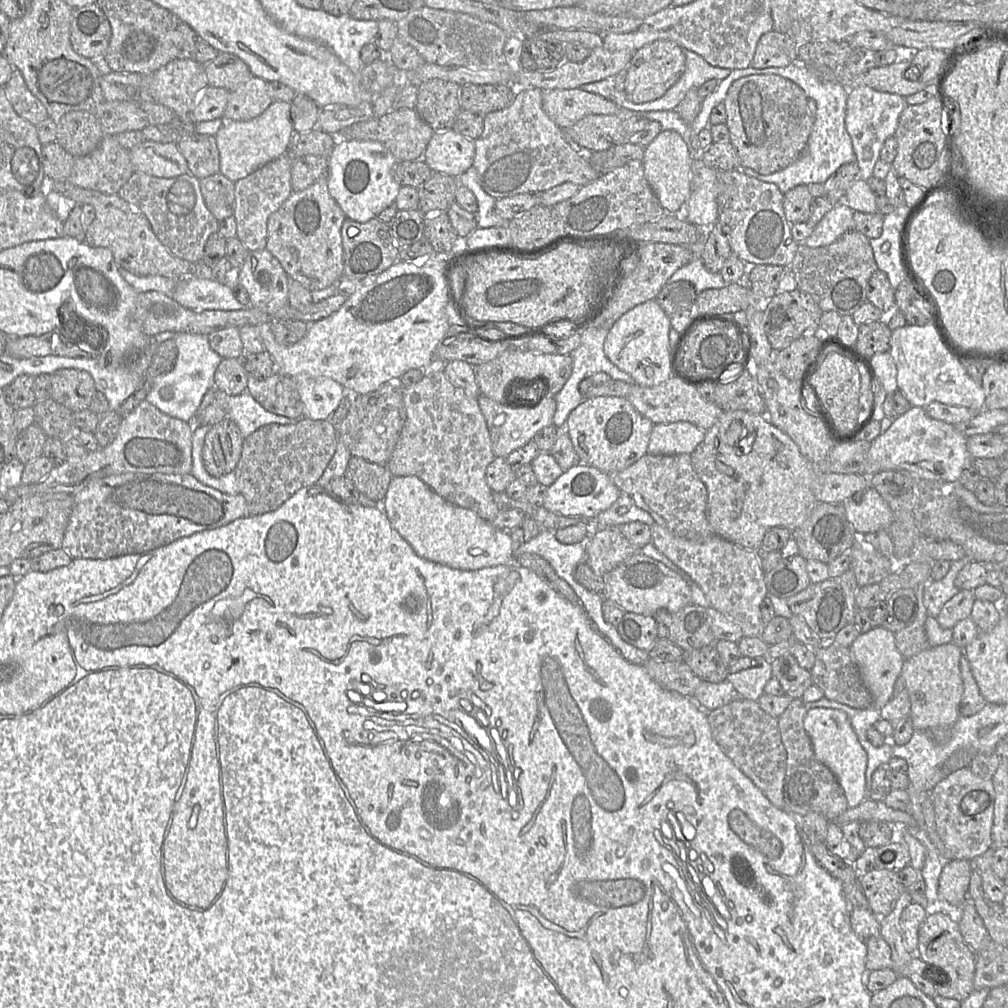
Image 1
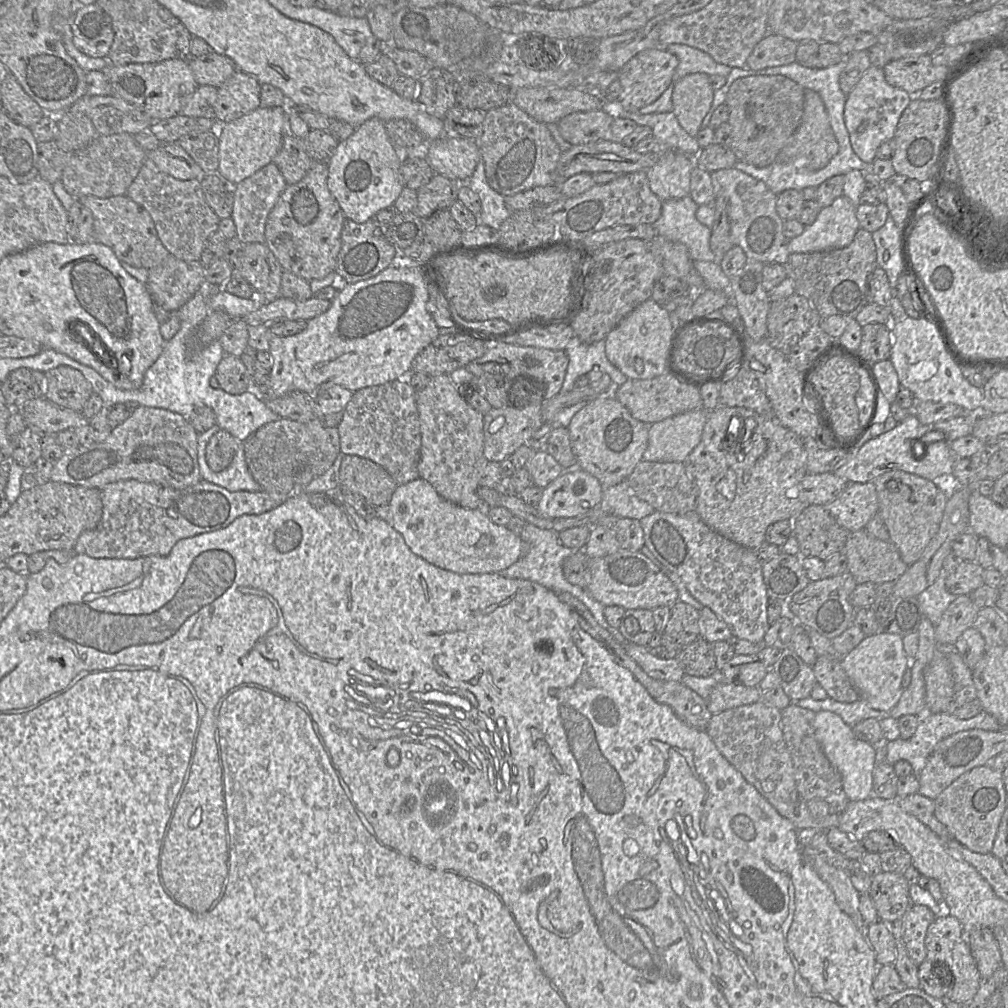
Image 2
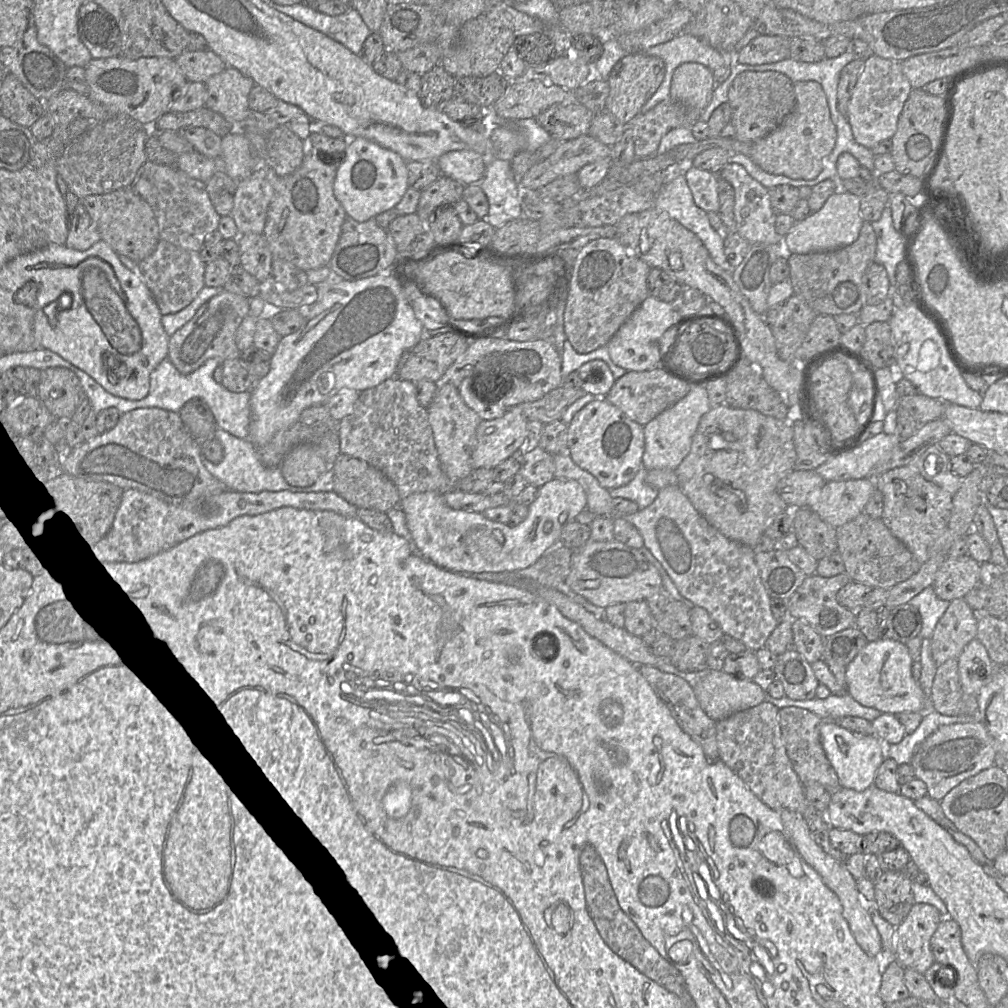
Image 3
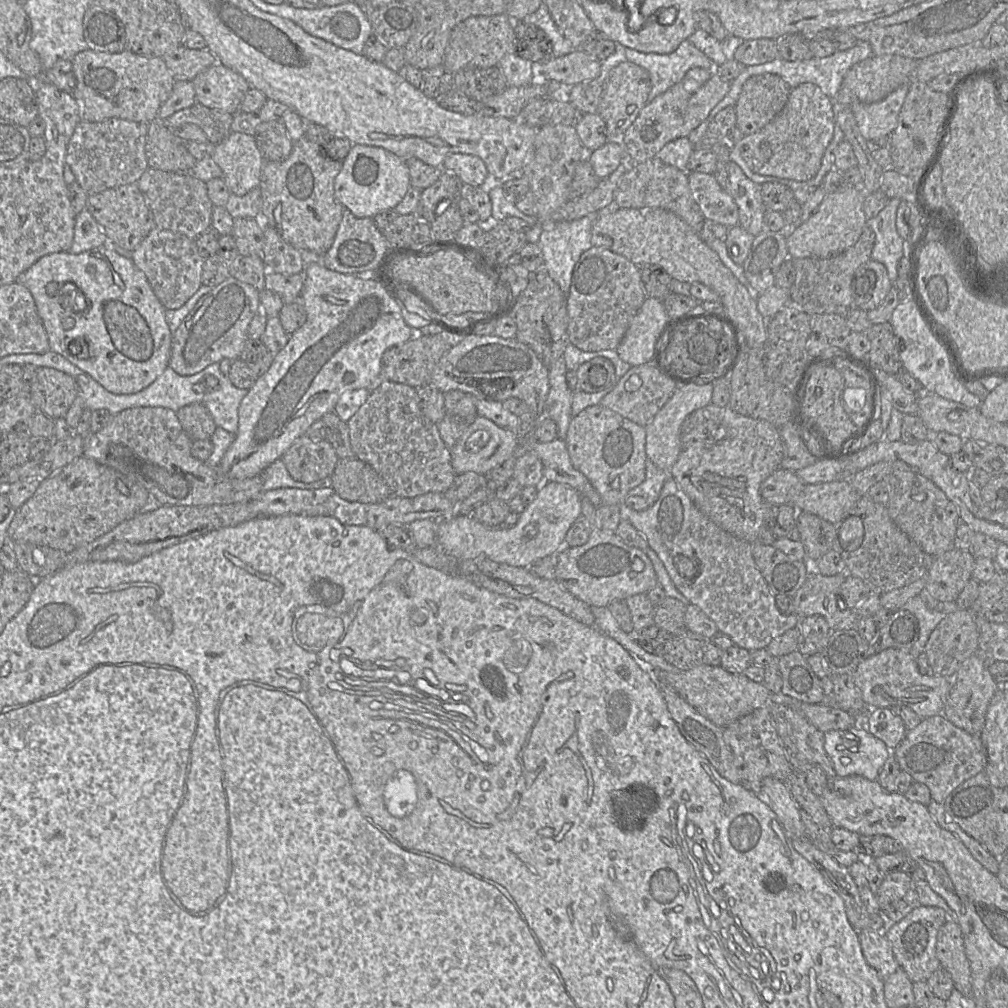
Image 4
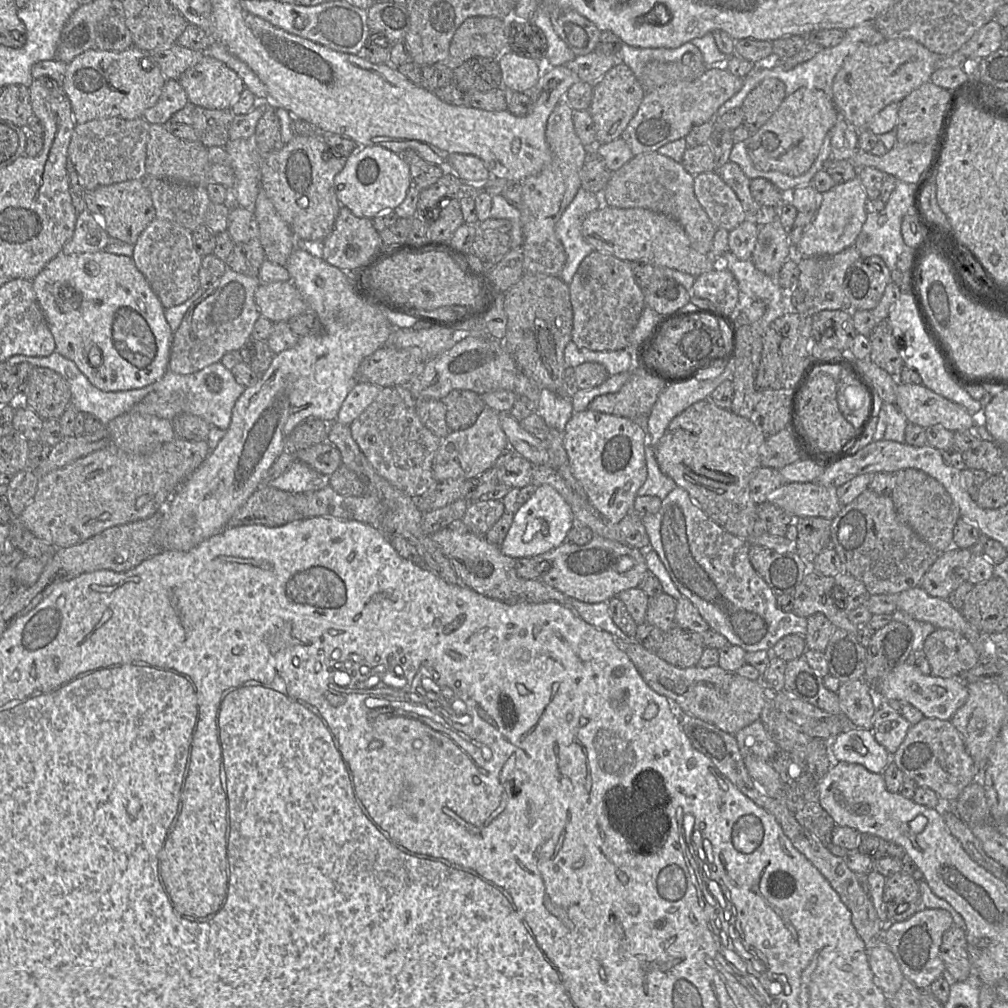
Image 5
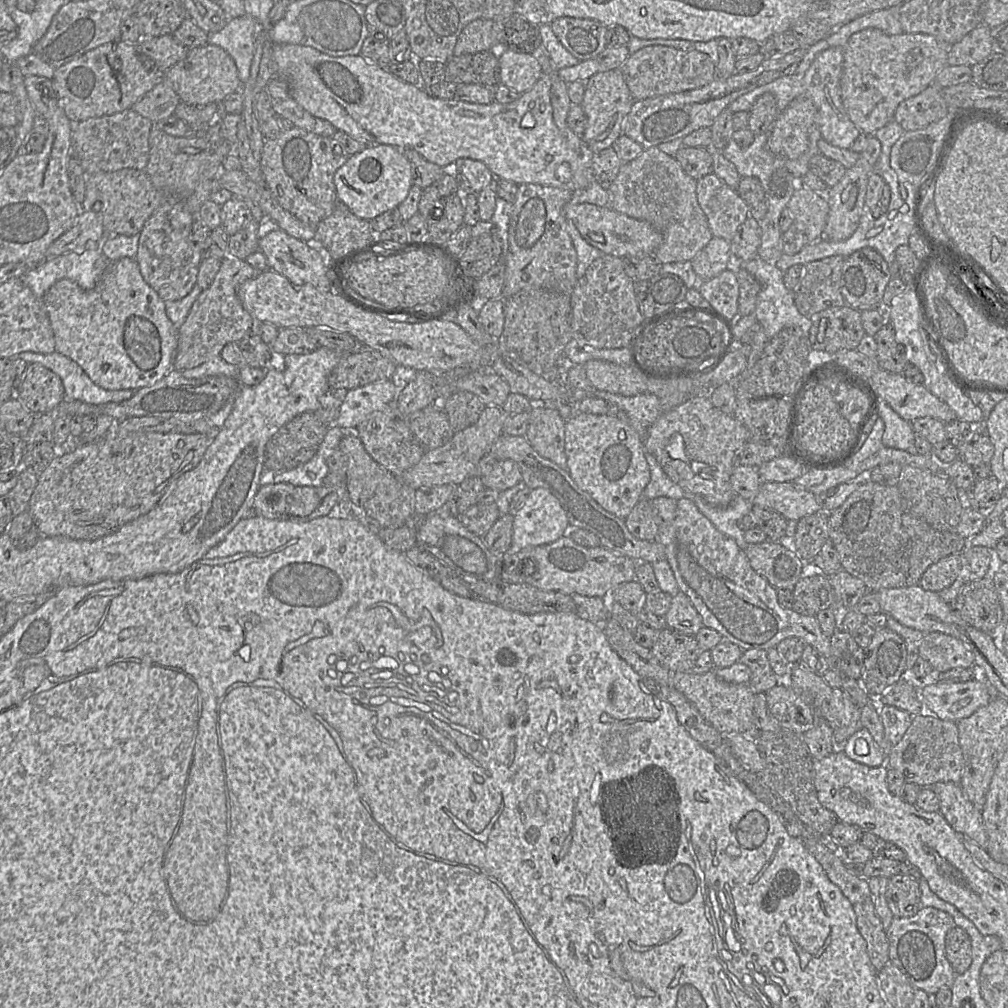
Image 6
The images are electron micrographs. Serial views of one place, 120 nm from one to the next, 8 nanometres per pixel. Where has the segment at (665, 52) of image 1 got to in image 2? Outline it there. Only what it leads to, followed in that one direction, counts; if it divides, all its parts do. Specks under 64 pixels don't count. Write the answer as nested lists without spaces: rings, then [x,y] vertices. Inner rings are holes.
[[[663,47],[643,50],[633,56],[619,71],[618,79],[621,83],[619,102],[626,110],[639,113],[639,109],[656,101],[668,88],[679,59]]]

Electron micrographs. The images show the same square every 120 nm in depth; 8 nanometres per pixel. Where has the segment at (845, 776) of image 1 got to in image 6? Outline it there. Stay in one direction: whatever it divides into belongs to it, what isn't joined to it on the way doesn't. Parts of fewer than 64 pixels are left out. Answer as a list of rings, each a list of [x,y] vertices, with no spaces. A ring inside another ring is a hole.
[[[861,728],[856,731],[842,748],[844,753],[852,760],[869,767],[879,767],[886,763],[887,753],[874,741],[870,732]]]

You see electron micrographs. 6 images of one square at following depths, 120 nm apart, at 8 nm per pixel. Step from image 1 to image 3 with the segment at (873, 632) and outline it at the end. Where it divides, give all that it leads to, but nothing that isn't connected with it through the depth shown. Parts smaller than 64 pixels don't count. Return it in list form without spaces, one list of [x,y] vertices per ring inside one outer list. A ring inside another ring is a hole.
[[[891,639],[868,642],[846,666],[846,691],[861,705],[881,713],[898,715],[902,712],[923,714],[931,707],[931,695],[924,694],[912,676],[912,658],[905,644]]]

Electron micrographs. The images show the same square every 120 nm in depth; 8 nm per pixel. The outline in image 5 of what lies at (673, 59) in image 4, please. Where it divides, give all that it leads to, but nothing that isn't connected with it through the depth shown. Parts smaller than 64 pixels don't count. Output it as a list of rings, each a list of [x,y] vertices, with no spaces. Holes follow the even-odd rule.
[[[686,42],[677,48],[640,48],[622,43],[618,61],[626,64],[640,81],[641,73],[647,63],[681,61],[685,53],[690,53],[696,61],[703,62],[701,51],[691,42]]]

